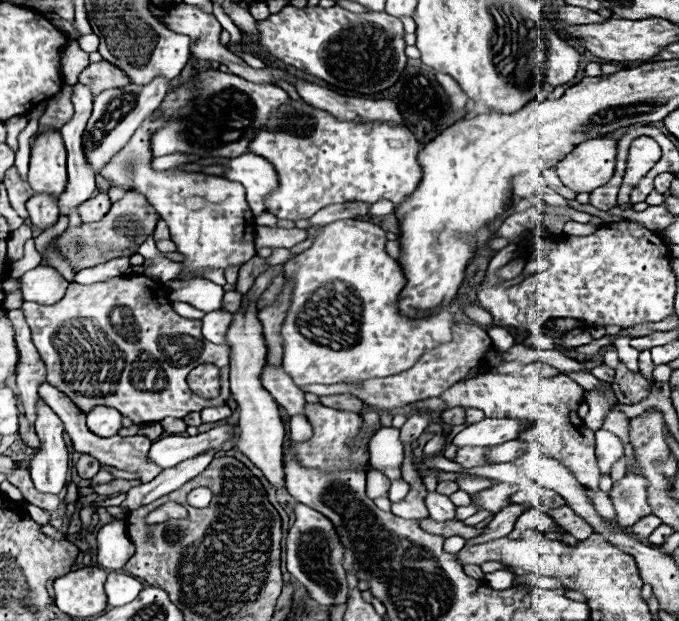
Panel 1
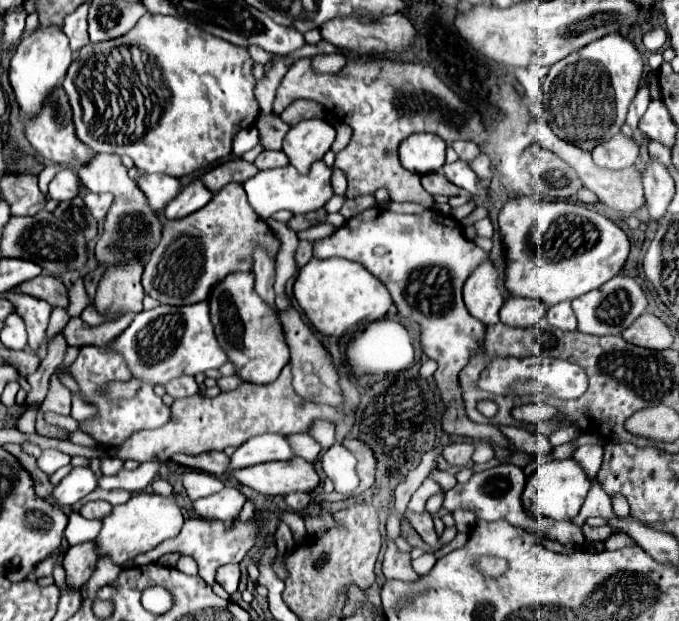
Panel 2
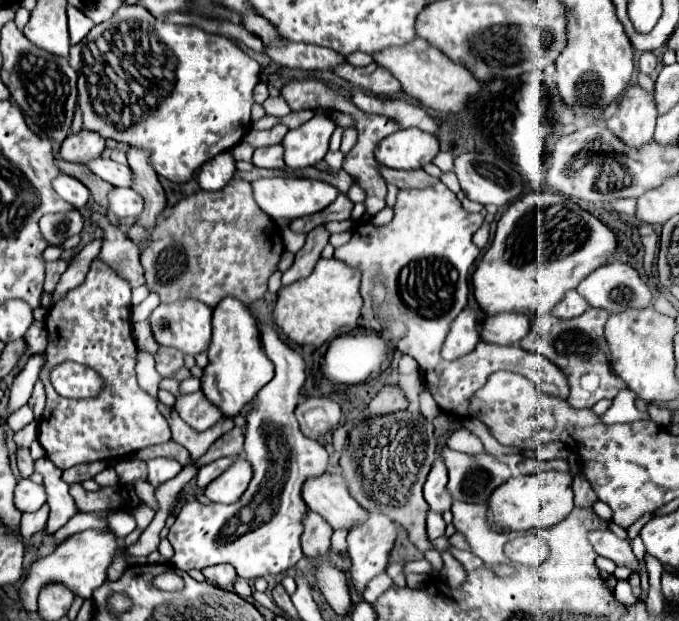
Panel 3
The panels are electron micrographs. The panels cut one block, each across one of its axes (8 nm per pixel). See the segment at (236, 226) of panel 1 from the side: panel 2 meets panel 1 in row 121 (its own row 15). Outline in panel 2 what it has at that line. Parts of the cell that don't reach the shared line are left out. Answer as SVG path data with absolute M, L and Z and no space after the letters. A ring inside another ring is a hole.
M144 14L138 24L122 38L102 42L102 44L86 44L74 58L74 62L68 68L68 74L64 78L64 92L68 94L70 106L72 106L72 120L76 126L76 136L88 144L94 152L108 152L108 154L118 154L118 156L130 156L142 174L168 174L174 178L192 174L200 168L206 168L210 162L216 162L232 152L232 143L234 134L240 132L243 128L250 127L258 114L258 102L254 98L254 76L252 76L252 64L254 60L250 58L246 48L228 44L226 40L220 40L218 36L212 36L204 32L202 28L196 28L194 24L188 24L180 18L174 16L162 16L162 14Z

